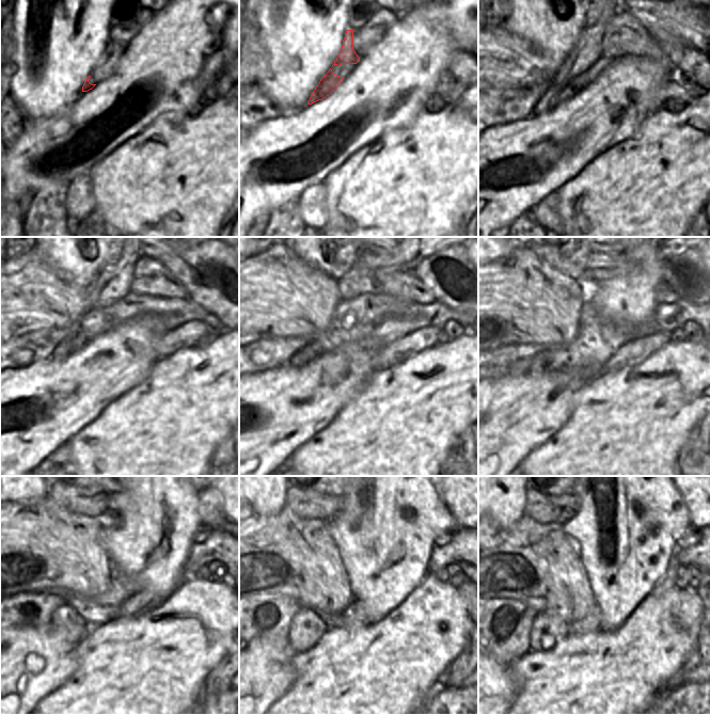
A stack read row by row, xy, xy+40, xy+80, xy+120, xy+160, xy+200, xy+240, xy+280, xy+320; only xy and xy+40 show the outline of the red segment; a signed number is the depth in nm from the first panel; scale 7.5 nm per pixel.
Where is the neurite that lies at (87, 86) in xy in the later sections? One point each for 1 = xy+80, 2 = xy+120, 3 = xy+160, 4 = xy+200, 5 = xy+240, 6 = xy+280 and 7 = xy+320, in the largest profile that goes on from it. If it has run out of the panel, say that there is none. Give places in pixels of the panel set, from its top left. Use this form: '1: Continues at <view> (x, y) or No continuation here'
1: Continues at xy+80 (588, 48)
2: Continues at xy+120 (111, 284)
3: Continues at xy+160 (359, 280)
4: Continues at xy+200 (538, 365)
5: Continues at xy+240 (66, 620)
6: Continues at xy+280 (306, 629)
7: Continues at xy+320 (548, 629).

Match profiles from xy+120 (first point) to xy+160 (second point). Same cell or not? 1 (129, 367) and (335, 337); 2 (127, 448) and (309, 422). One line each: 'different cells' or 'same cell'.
1: different cells
2: different cells

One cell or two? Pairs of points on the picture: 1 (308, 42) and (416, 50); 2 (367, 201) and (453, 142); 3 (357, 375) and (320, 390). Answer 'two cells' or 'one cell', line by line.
1: two cells
2: one cell
3: one cell

